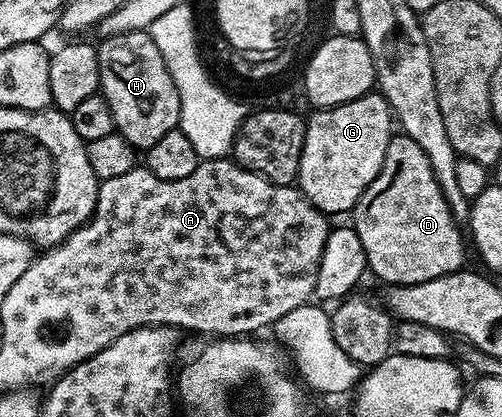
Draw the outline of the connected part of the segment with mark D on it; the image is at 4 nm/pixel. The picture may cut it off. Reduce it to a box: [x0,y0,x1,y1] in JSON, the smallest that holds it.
[352,136,468,285]

